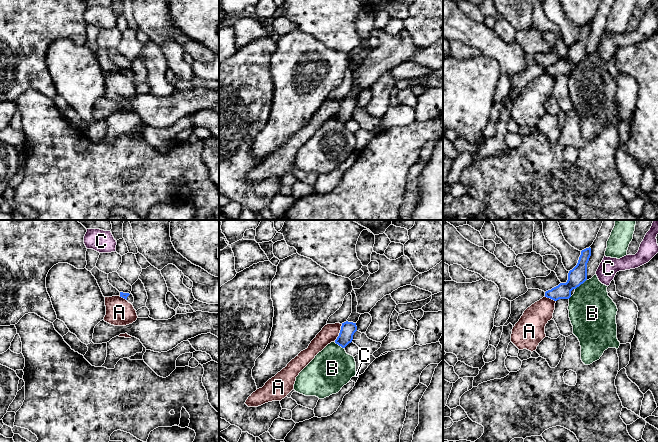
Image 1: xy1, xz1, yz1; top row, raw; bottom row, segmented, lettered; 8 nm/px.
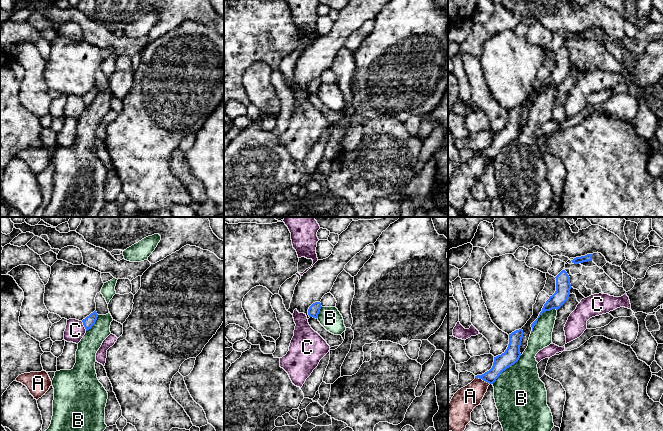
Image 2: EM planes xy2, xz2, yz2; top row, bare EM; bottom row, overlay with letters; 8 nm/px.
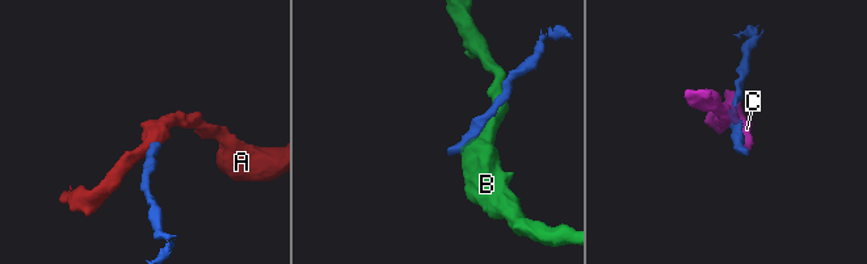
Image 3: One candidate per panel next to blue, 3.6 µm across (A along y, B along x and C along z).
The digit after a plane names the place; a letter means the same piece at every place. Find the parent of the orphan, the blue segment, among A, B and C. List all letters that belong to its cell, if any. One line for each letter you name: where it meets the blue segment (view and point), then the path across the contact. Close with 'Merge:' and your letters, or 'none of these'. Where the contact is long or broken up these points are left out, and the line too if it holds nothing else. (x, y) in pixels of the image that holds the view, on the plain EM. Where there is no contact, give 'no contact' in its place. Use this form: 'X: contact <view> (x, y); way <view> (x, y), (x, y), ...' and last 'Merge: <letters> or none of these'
Merge: none of these

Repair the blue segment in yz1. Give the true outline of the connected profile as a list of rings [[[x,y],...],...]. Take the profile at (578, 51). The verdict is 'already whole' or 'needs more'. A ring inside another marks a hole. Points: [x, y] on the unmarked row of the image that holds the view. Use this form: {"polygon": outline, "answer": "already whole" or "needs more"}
{"polygon": [[[591,24],[581,27],[577,41],[569,47],[566,59],[560,59],[558,62],[545,68],[545,73],[554,77],[559,75],[569,75],[571,67],[576,65],[587,56],[587,39],[591,32]]], "answer": "already whole"}

